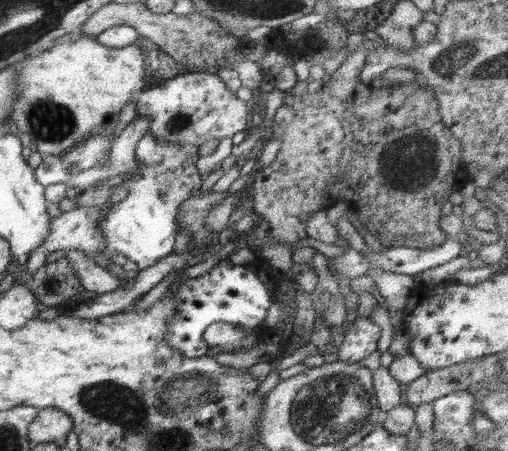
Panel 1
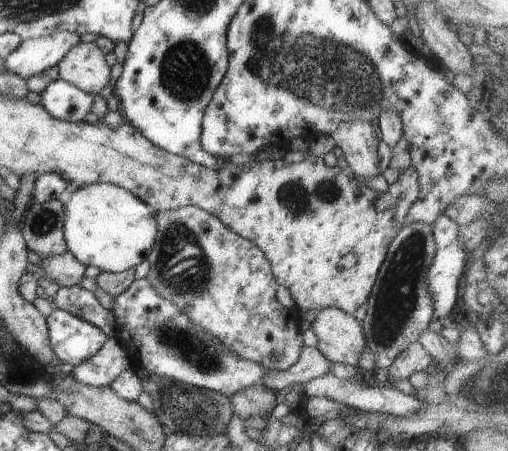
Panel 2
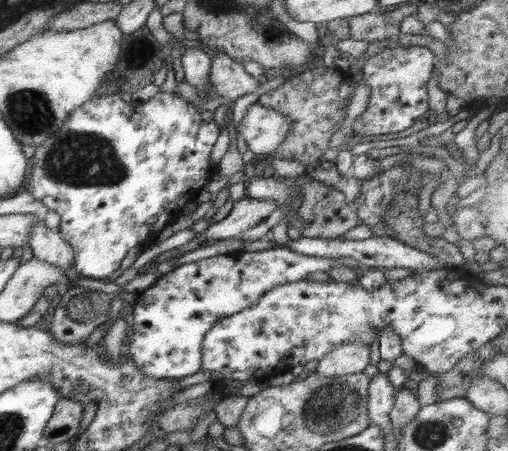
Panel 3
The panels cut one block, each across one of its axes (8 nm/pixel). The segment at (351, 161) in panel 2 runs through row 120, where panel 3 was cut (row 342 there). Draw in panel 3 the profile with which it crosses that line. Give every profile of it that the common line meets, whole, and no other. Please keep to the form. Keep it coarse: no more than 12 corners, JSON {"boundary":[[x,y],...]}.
{"boundary":[[370,344],[336,347],[319,360],[320,374],[337,377],[370,364]]}

